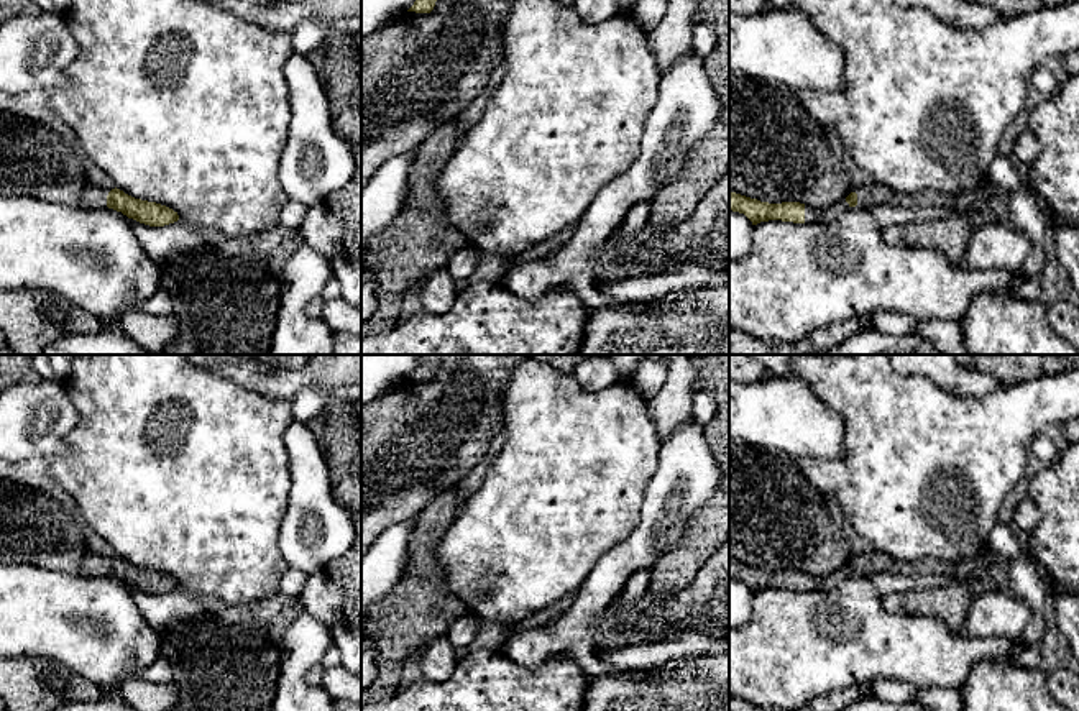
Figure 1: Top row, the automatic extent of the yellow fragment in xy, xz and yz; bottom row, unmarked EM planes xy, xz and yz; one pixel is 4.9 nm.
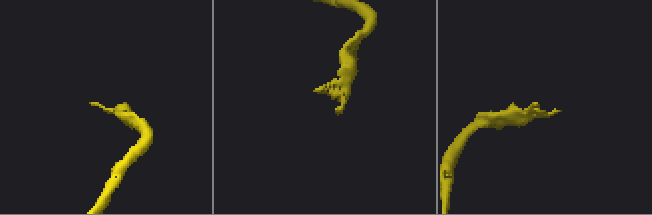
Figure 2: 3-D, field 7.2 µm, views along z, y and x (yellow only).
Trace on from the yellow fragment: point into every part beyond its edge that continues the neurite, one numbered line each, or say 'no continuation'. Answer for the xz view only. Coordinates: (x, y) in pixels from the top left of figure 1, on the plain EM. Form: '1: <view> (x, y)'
no continuation

